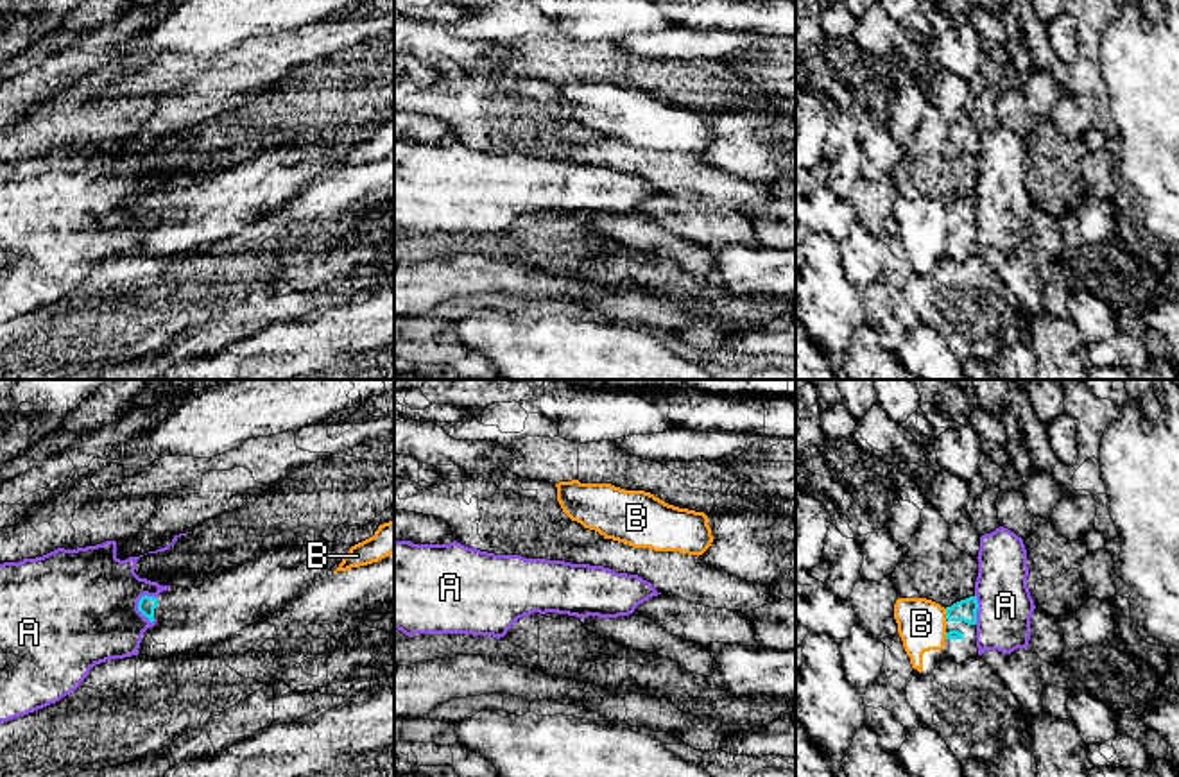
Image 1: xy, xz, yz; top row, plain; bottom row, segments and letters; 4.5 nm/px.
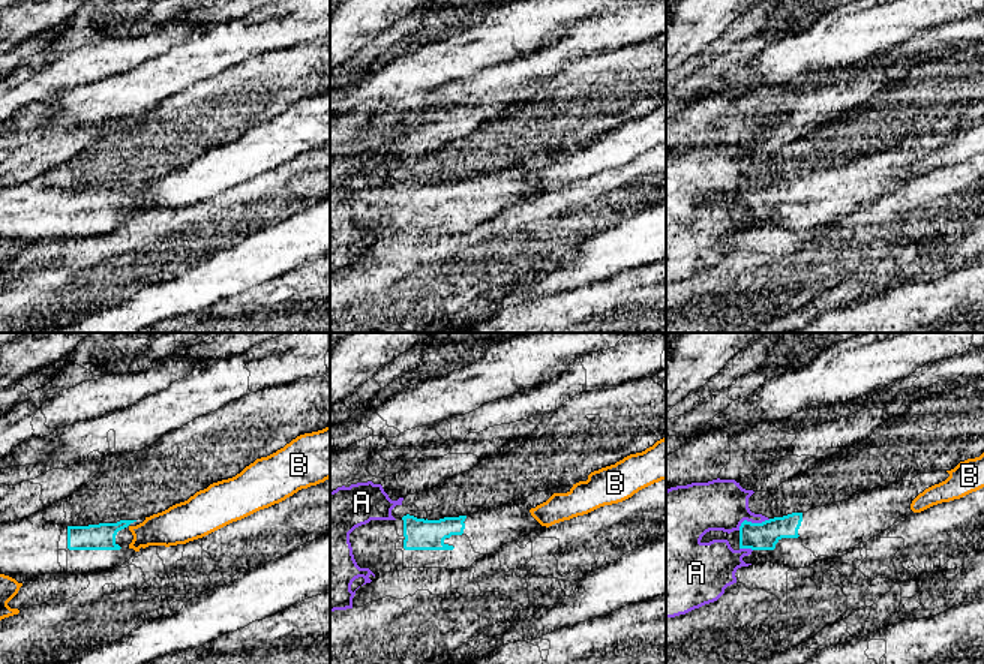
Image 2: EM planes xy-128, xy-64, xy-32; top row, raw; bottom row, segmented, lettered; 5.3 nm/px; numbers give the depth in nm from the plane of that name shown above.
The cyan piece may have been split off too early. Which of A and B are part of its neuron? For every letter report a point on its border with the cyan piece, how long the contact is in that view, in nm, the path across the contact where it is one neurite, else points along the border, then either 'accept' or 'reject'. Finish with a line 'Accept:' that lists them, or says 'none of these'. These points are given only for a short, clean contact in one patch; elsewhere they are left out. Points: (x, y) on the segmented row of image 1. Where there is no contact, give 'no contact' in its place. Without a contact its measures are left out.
A: meets cyan in xy at (138, 609); contact 150 nm long; reject
B: meets cyan in yz at (946, 614); contact 50 nm long; border along yz (945, 609), (946, 618); reject
Accept: none of these

